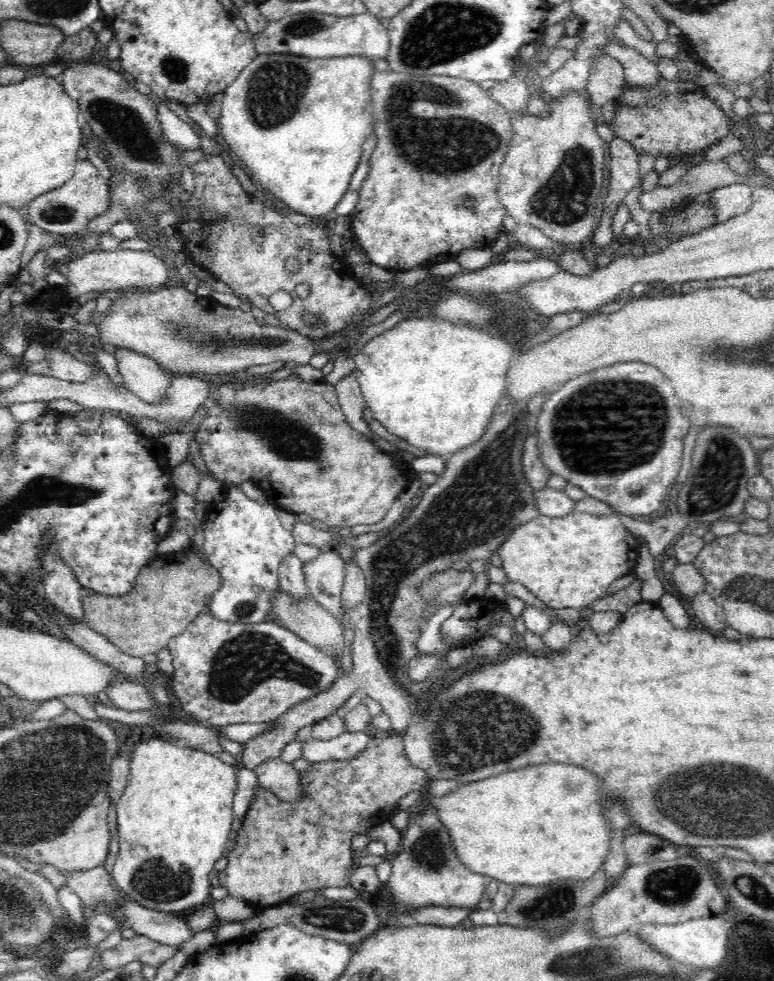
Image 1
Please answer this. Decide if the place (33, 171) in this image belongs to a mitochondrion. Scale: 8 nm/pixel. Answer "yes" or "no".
no

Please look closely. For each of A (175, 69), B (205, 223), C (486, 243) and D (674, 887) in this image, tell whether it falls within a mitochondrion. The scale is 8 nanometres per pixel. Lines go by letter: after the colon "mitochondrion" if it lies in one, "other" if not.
A: mitochondrion
B: other
C: other
D: mitochondrion

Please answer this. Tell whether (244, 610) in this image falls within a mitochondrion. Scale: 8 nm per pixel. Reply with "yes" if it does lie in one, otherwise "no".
yes

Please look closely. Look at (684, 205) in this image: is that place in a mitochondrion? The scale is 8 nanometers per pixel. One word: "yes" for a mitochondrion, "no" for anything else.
no

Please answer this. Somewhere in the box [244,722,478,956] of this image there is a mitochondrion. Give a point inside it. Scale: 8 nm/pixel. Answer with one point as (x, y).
(332, 917)

